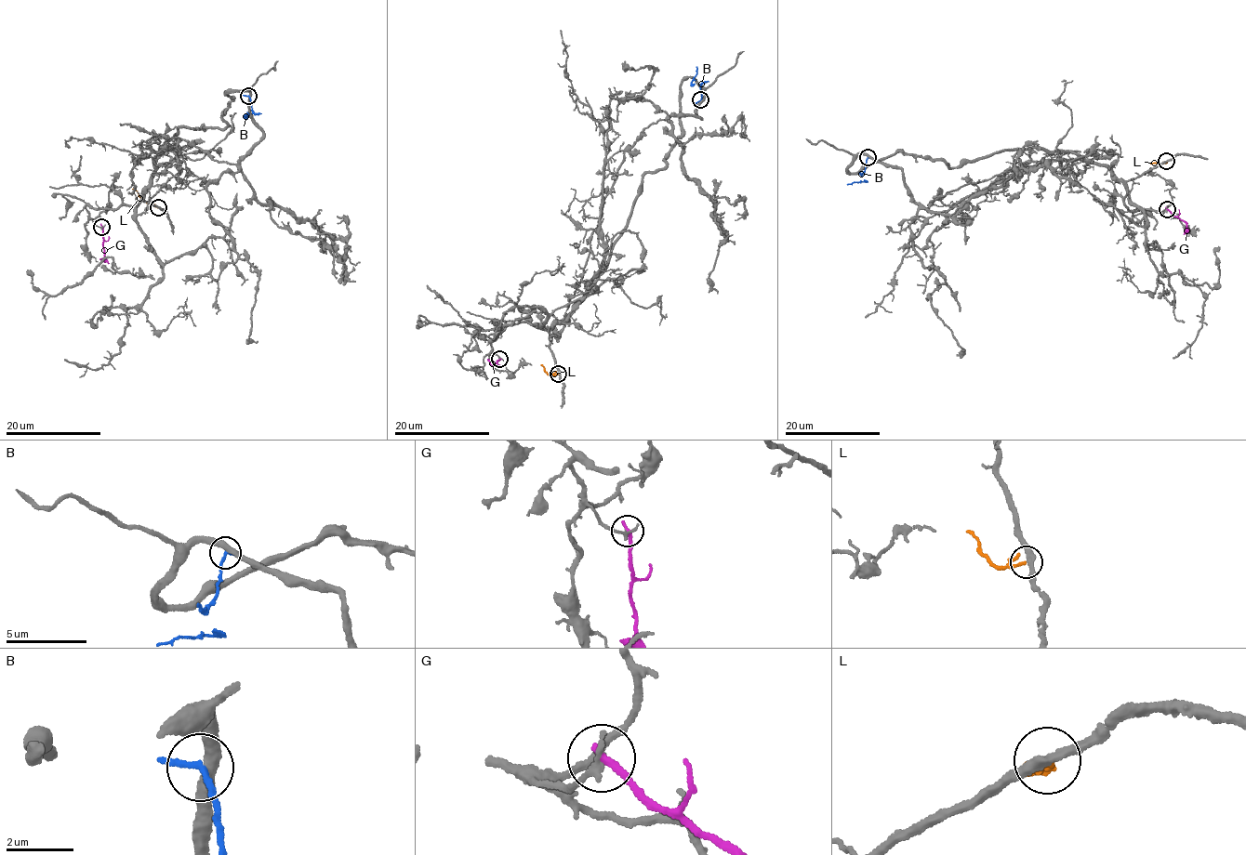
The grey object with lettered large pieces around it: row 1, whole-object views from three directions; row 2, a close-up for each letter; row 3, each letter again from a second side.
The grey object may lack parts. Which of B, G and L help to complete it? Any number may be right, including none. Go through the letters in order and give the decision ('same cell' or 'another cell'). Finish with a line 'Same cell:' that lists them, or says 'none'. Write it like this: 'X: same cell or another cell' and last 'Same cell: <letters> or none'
B: another cell
G: another cell
L: another cell
Same cell: none

